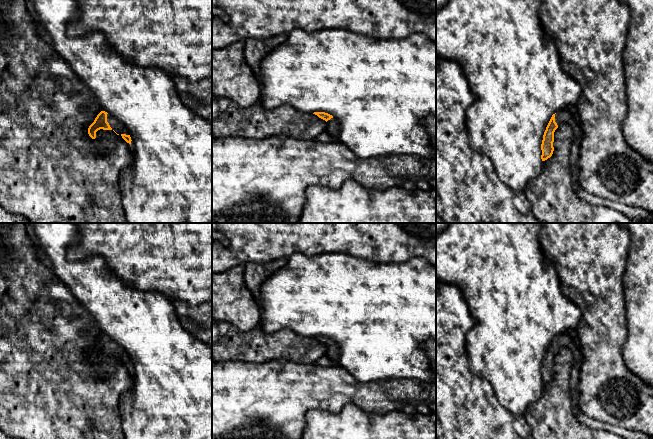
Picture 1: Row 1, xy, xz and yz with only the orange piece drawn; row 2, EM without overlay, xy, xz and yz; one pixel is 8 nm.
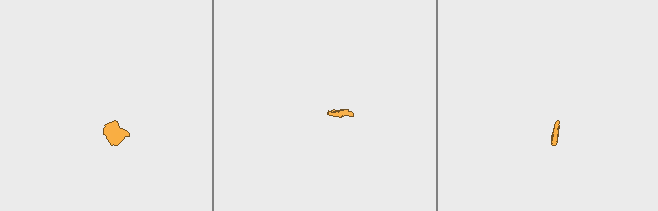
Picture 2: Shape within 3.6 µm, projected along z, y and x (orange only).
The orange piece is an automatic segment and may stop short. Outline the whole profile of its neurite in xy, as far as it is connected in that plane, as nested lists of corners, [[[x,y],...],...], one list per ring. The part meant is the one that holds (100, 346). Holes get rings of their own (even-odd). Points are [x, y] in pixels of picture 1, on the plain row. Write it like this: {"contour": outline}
{"contour": [[[101,335],[94,346],[88,352],[88,358],[92,363],[96,362],[96,356],[100,353],[113,354],[117,359],[123,362],[127,367],[131,368],[131,361],[126,352],[115,342],[105,335]]]}

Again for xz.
{"contour": [[[314,336],[319,342],[327,346],[327,356],[332,360],[335,366],[339,366],[339,347],[330,338],[325,336]]]}

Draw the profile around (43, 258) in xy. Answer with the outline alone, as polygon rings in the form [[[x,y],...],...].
[[[41,248],[36,249],[36,255],[39,260],[49,269],[52,269],[52,263],[50,259],[45,255],[44,251]]]

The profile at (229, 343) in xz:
[[[212,320],[212,362],[262,364],[272,360],[288,360],[298,364],[314,364],[326,354],[325,344],[292,330],[268,333],[258,326],[241,331],[228,322]]]

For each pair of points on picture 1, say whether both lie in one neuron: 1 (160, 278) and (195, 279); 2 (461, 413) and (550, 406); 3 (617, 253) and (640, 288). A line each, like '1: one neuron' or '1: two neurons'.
1: one neuron
2: two neurons
3: two neurons

